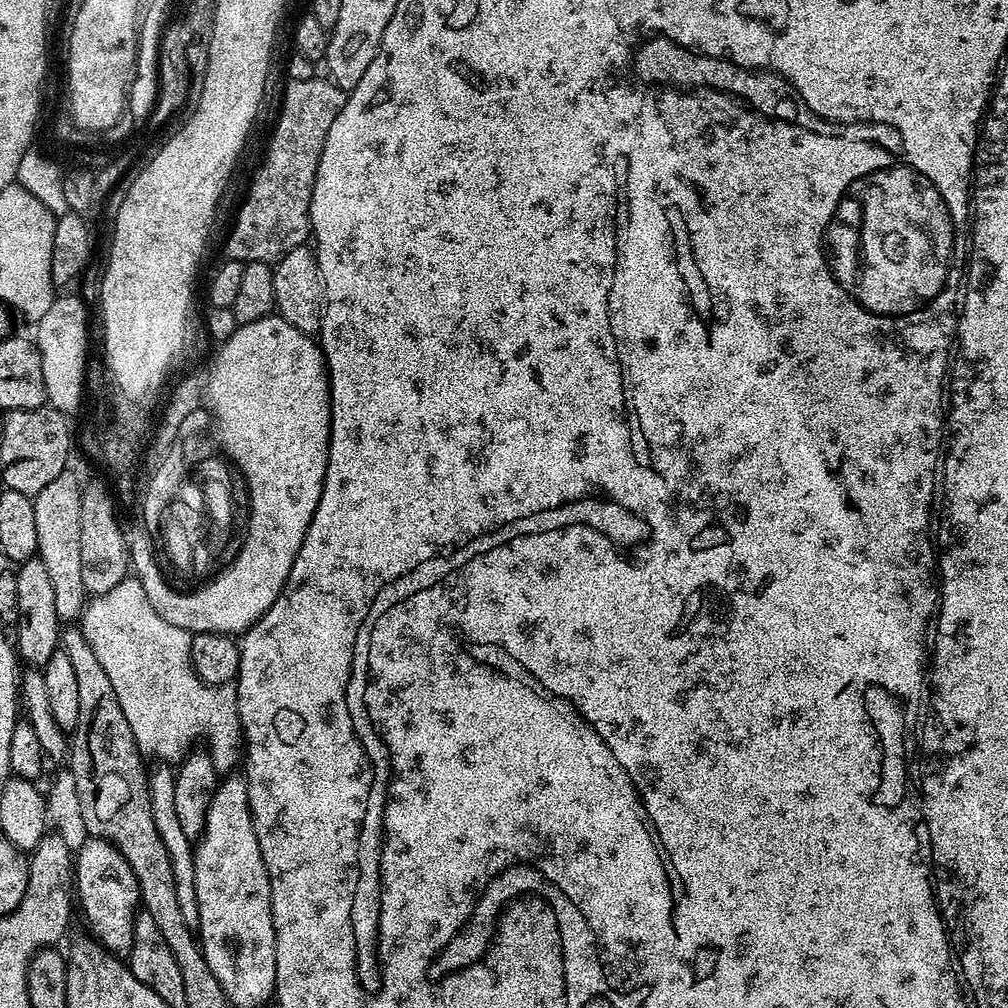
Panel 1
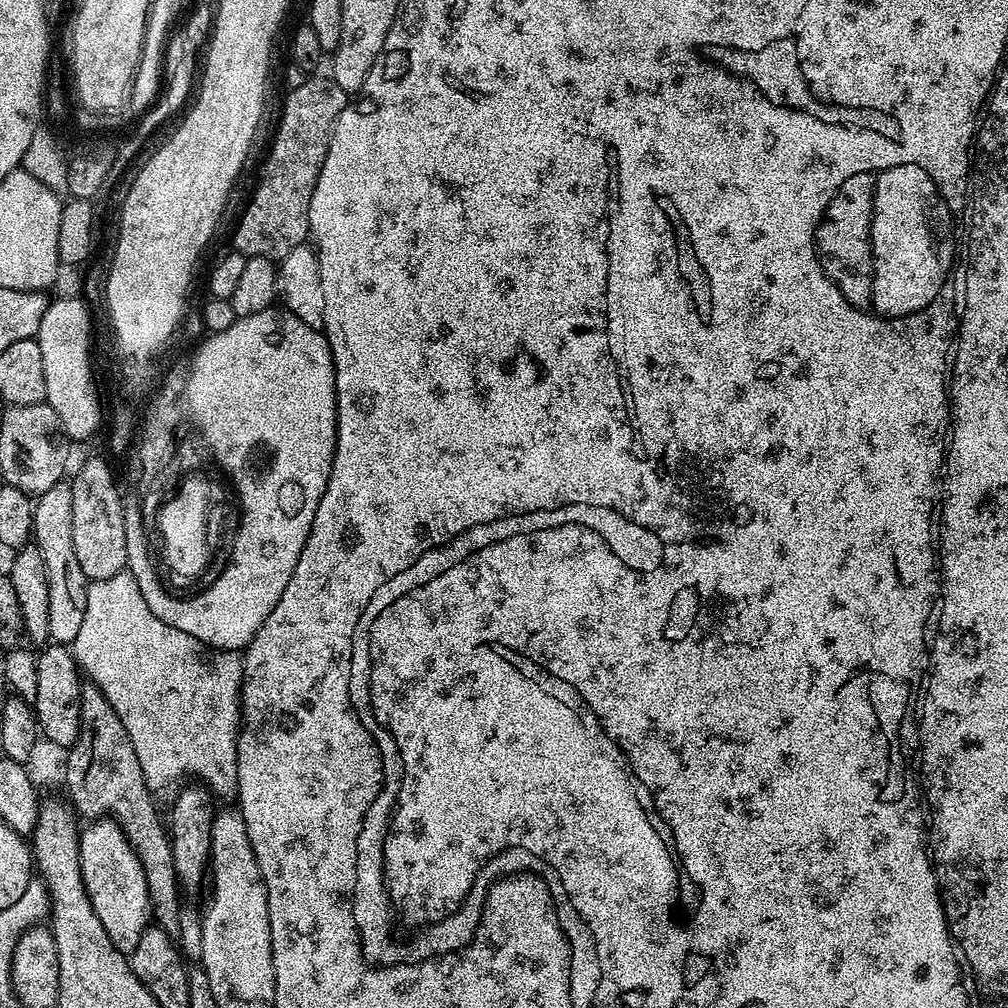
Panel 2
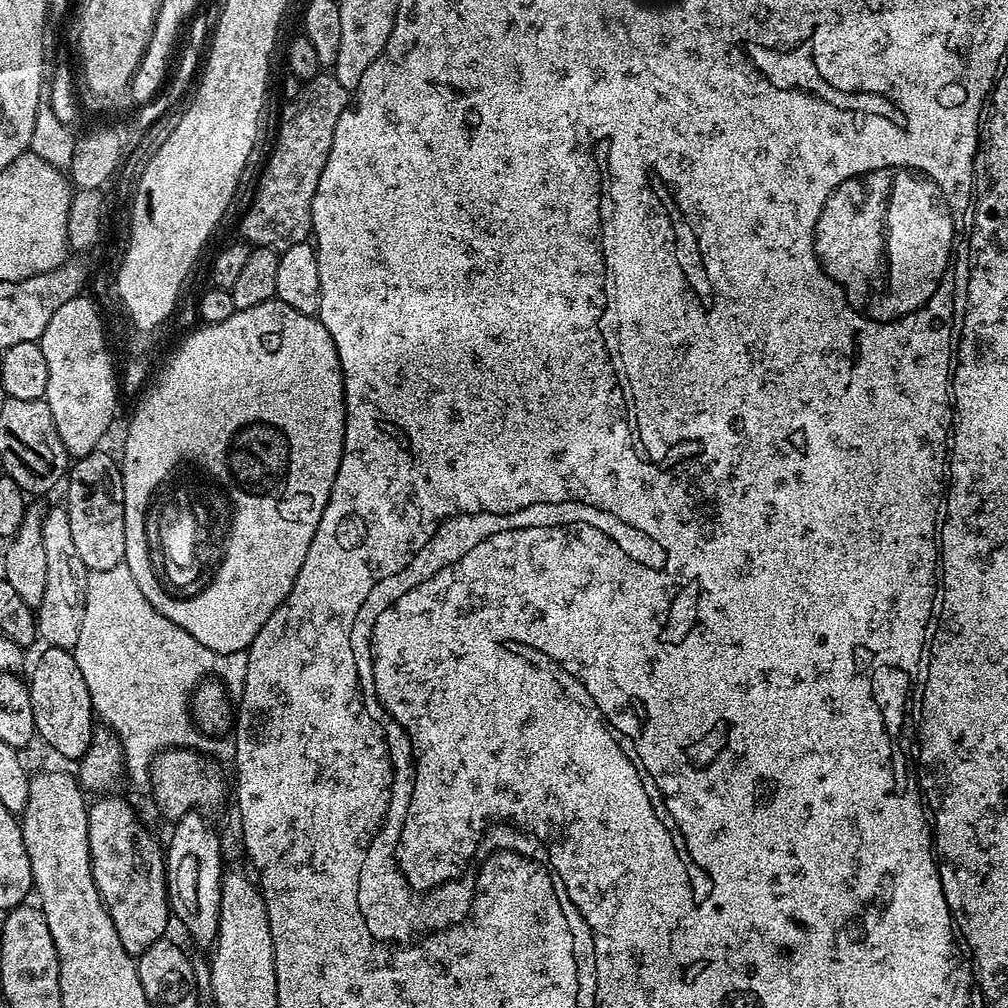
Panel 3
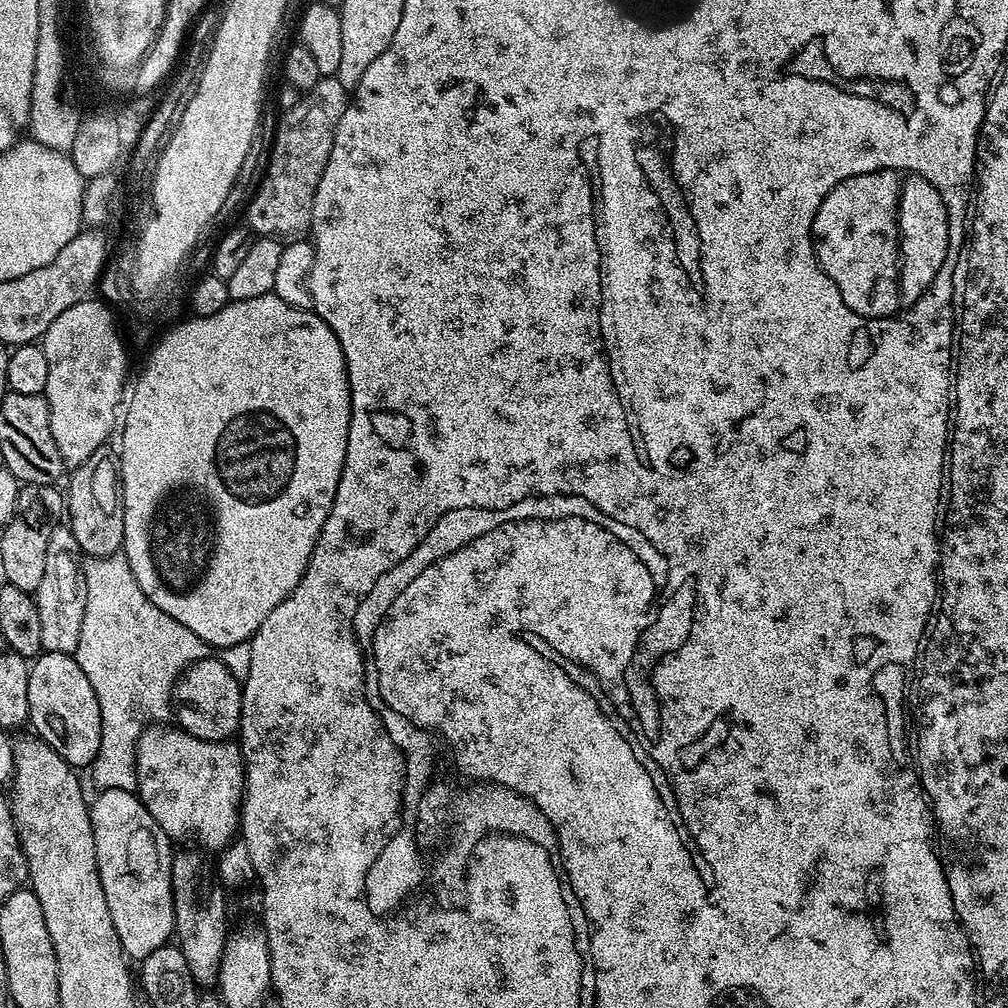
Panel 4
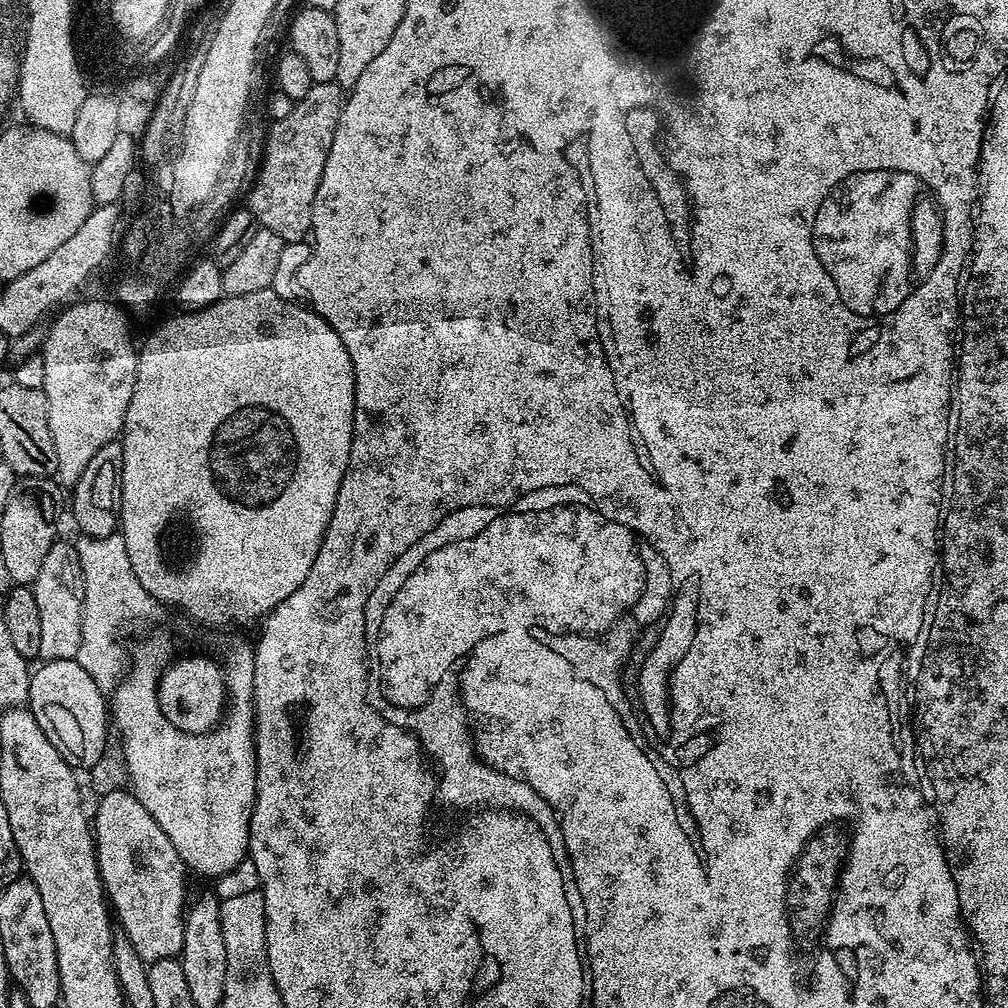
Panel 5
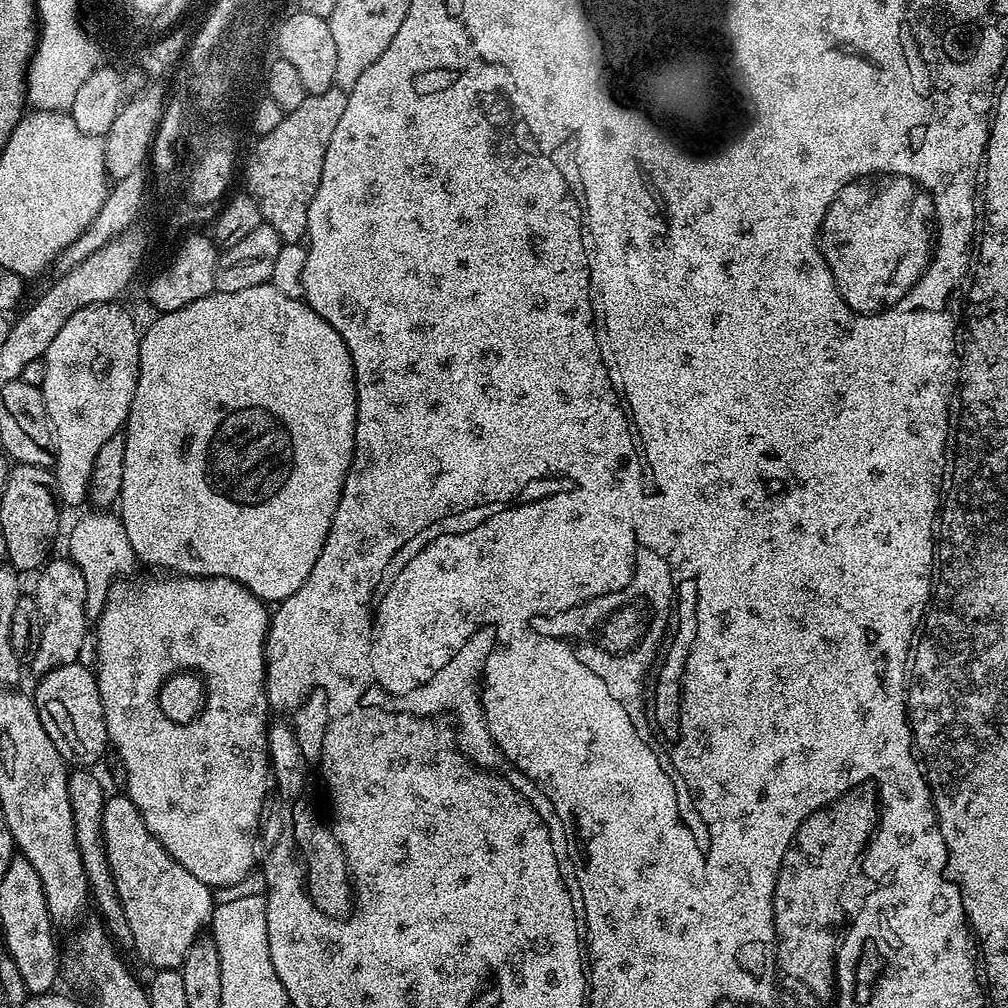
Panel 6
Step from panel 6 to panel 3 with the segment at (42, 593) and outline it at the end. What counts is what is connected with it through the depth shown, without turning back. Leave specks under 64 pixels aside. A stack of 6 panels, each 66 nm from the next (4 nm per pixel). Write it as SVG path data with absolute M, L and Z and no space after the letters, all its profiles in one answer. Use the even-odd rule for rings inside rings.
M64 506L49 507L44 513L42 542L46 545L46 594L42 594L40 607L35 609L36 631L41 641L49 648L72 650L81 633L85 617L87 578L90 573L78 556L70 531L70 518Z

